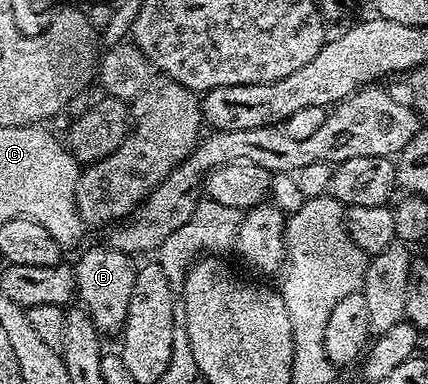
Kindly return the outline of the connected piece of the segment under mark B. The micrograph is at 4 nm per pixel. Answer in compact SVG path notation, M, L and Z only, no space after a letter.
M107 244L92 246L77 262L74 262L76 294L84 302L83 309L87 310L97 330L119 331L126 320L126 312L130 308L130 292L134 292L134 280L137 267L132 266L133 259L122 251L113 250Z

